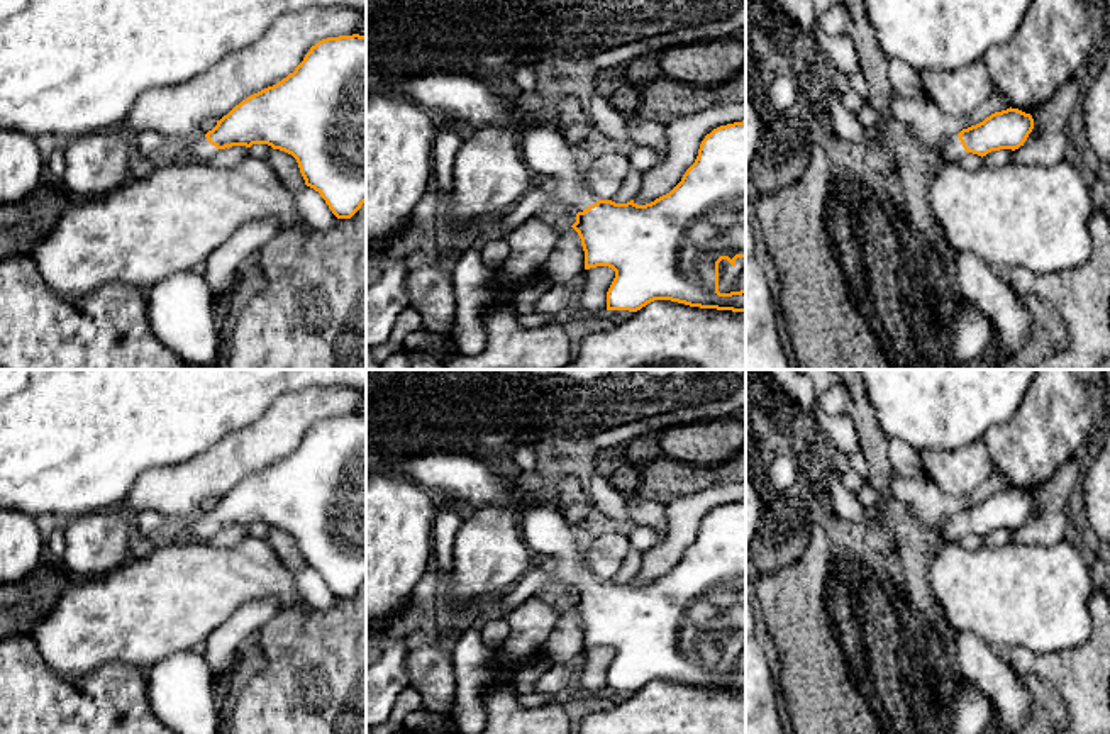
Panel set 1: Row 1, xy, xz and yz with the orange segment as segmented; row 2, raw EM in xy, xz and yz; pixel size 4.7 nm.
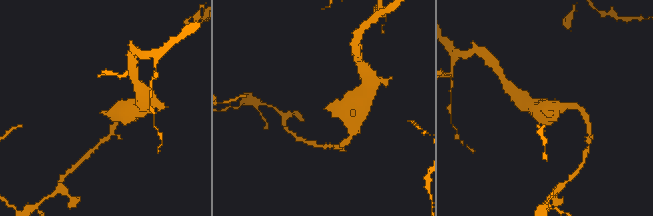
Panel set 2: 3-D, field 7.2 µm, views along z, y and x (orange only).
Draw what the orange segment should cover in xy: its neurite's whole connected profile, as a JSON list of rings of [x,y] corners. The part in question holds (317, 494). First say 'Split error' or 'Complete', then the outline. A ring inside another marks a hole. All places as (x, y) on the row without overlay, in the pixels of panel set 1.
Split error. [[[366,415],[319,420],[286,458],[242,480],[207,514],[171,529],[205,544],[219,529],[253,524],[291,534],[305,564],[320,573],[337,598],[351,598],[366,581]]]

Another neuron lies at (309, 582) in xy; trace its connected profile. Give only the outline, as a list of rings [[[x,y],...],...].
[[[310,566],[293,573],[298,592],[305,597],[312,609],[325,610],[330,609],[337,597],[332,593],[325,580]]]

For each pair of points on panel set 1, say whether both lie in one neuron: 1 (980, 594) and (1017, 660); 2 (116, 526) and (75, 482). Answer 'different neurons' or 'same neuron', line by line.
1: different neurons
2: different neurons

